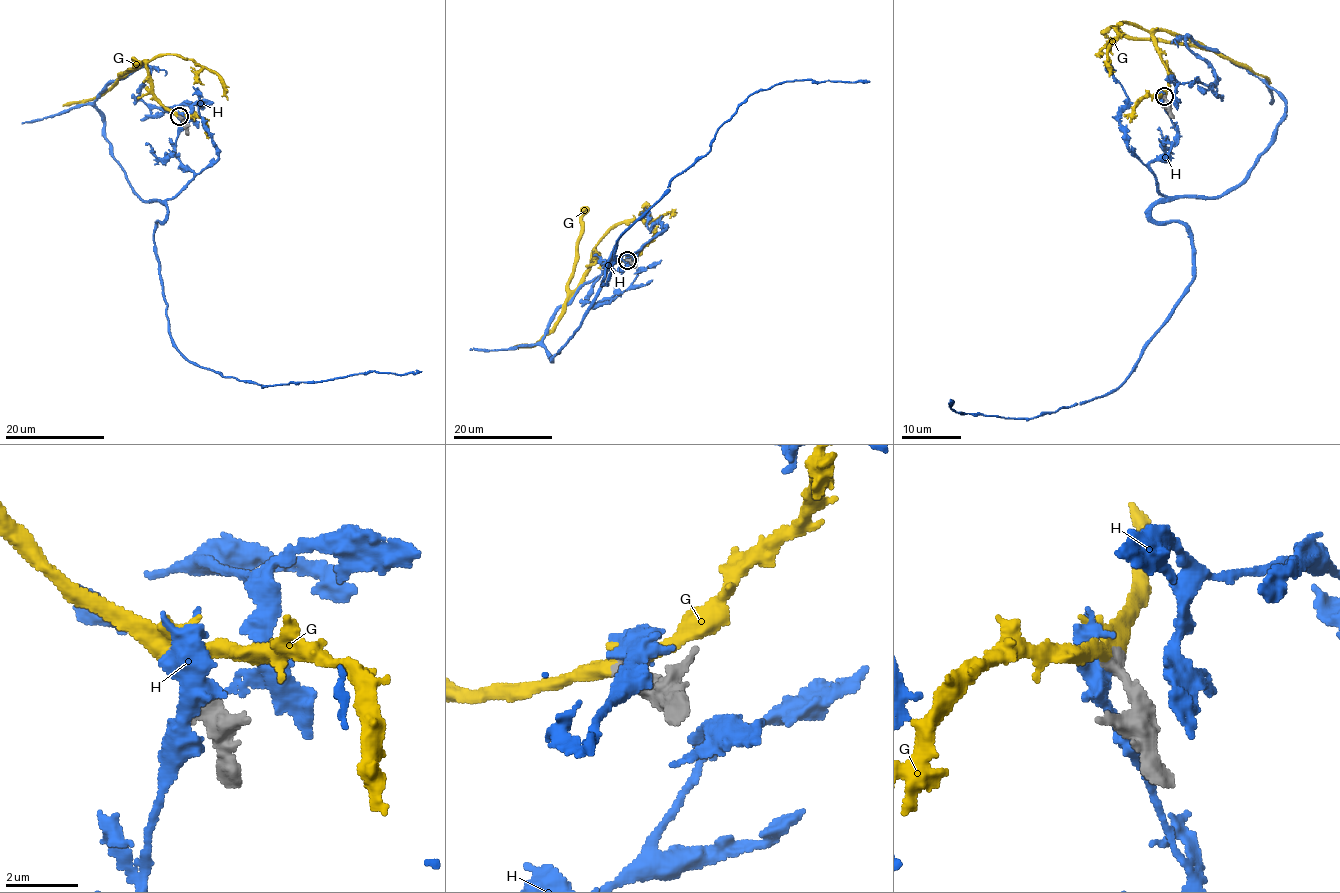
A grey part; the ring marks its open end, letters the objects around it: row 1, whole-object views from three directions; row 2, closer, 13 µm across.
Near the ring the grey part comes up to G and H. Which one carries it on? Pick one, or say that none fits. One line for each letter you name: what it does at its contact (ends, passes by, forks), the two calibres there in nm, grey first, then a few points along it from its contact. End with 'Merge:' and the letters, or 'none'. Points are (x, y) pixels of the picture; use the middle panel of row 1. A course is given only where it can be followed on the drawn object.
G: It forks there. Thickness 480 nm (grey) against 320 nm. Its course: (629, 259), (605, 263), (594, 251), (583, 284), (566, 304), (558, 323), (533, 344), (511, 346)
Merge: G

